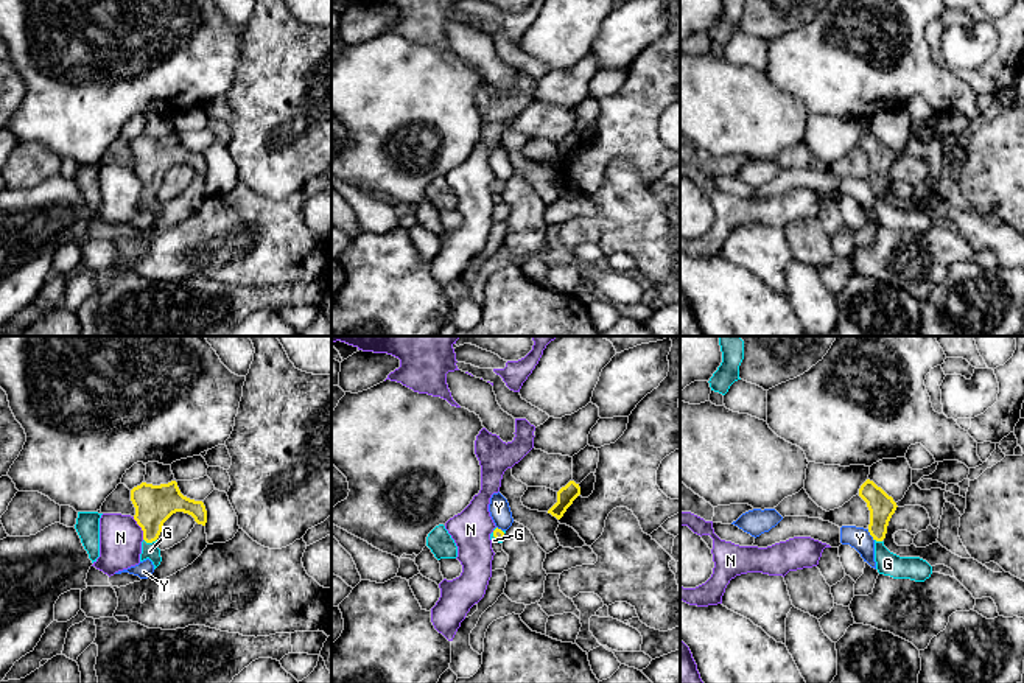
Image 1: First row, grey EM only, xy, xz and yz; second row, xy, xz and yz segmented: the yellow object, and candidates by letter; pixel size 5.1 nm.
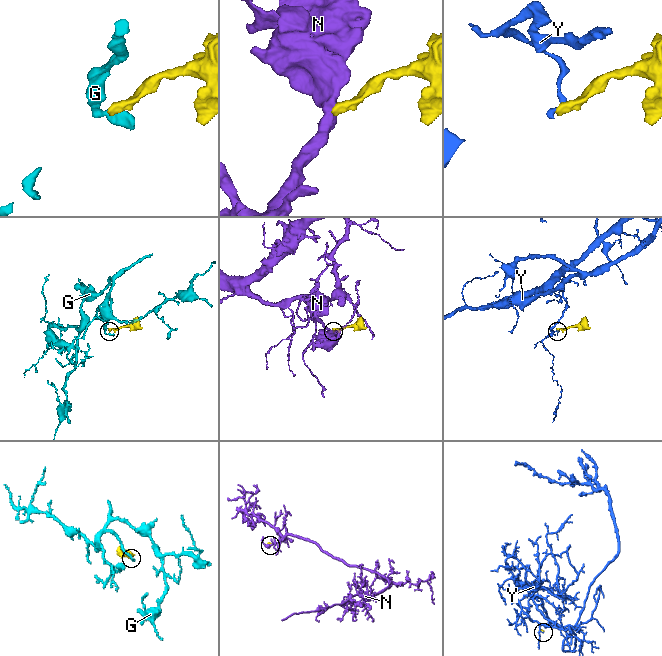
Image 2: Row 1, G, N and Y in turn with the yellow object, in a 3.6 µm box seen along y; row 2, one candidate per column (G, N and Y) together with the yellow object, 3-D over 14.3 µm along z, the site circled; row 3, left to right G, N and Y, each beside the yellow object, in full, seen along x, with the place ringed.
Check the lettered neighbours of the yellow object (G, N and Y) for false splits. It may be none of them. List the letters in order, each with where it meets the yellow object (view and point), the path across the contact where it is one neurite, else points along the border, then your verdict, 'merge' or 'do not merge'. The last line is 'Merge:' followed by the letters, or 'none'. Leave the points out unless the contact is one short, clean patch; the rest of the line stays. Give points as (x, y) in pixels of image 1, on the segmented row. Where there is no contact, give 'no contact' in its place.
G: xy (150, 542) | across xy (154, 504), (150, 542), (150, 551) | merge
N: xy (140, 526) | along xy (133, 517), (143, 539) | do not merge
Y: yz (870, 534) | along yz (867, 529), (873, 540) | do not merge
Merge: G

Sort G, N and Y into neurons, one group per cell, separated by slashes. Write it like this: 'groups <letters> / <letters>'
groups G / N / Y

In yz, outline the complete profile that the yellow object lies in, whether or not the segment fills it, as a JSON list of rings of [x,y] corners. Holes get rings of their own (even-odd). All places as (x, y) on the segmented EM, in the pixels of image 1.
[[[867,479],[859,496],[867,503],[870,510],[868,532],[875,540],[875,562],[879,574],[893,579],[910,579],[924,582],[932,574],[932,566],[920,557],[900,557],[884,546],[887,526],[896,510],[896,503],[873,481]]]

